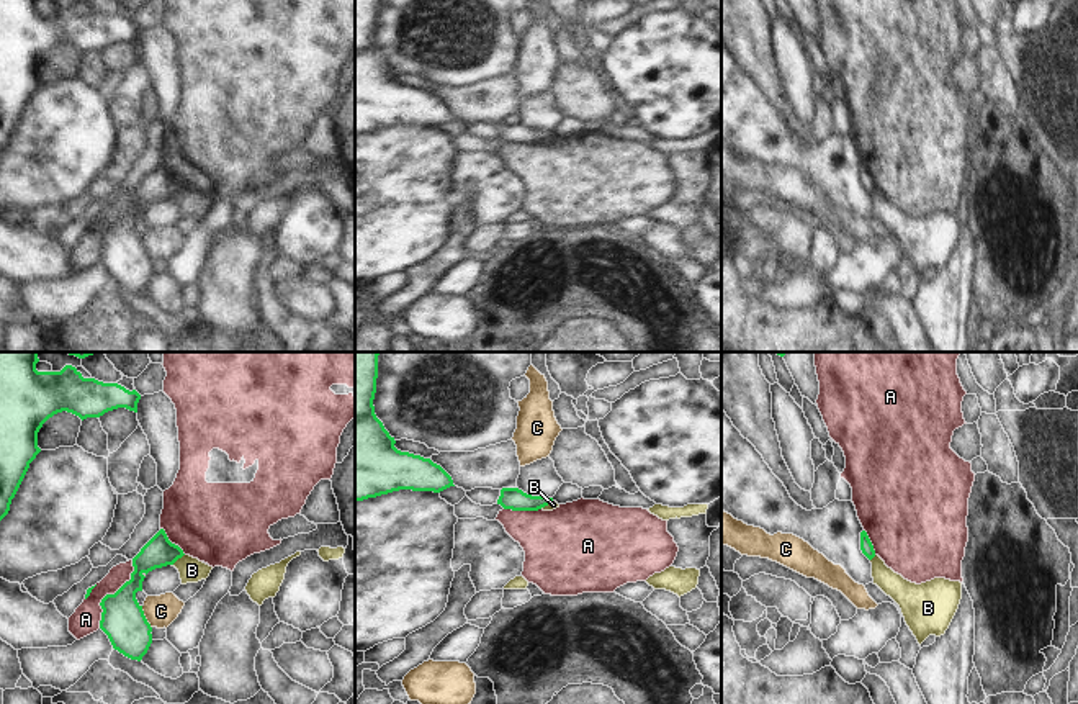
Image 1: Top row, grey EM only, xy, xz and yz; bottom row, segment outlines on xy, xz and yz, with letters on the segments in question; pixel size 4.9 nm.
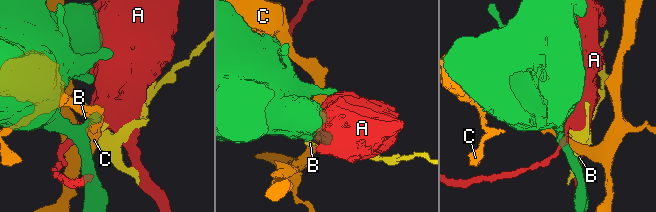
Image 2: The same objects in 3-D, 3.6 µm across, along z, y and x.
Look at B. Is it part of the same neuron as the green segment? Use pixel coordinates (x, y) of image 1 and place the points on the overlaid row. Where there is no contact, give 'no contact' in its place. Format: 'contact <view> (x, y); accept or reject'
contact xy (177, 559); reject

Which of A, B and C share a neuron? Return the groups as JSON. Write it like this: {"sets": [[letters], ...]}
{"sets": [["A"], ["B"], ["C"]]}

